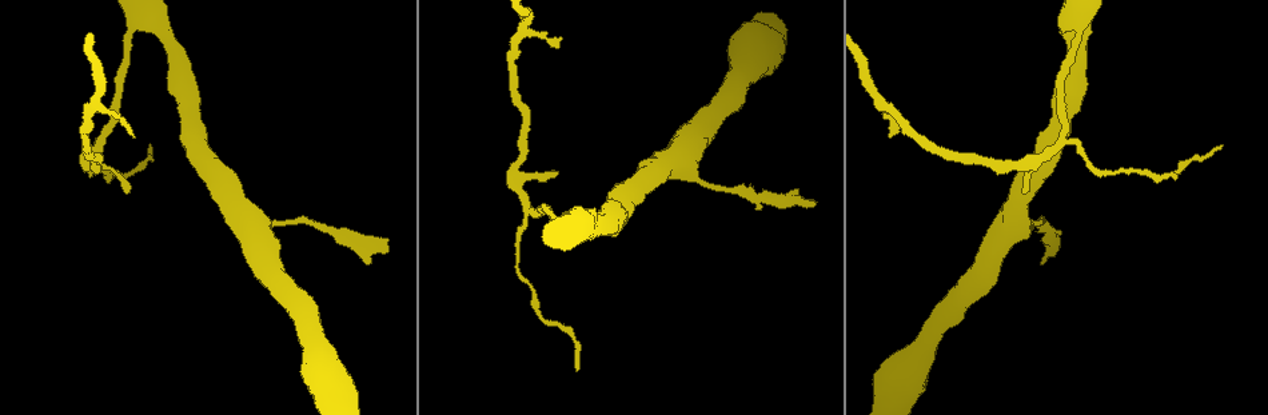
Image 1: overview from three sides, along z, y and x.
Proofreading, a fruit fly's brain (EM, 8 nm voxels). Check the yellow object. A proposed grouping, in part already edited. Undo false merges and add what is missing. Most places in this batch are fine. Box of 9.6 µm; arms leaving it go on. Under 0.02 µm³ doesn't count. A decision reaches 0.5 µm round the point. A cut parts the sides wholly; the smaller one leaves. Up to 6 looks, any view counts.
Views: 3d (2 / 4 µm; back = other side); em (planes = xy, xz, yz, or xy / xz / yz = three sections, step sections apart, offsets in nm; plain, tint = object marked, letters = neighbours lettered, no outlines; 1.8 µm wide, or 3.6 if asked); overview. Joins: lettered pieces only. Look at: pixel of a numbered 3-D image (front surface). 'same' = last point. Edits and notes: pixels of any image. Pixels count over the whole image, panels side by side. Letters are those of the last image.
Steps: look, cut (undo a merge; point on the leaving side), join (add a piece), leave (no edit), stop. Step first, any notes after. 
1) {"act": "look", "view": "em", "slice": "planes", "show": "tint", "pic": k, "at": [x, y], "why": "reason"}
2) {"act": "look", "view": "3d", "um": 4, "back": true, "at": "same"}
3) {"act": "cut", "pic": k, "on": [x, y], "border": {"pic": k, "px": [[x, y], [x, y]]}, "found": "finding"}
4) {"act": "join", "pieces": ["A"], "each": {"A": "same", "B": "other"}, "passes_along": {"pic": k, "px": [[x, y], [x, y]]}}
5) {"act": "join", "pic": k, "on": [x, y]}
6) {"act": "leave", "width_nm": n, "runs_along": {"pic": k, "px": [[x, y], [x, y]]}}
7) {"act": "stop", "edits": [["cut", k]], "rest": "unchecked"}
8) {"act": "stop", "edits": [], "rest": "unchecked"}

{"act": "look", "view": "em", "slice": "yz", "step": 16, "show": "letters", "pic": 1, "at": [580, 367], "why": "long arm stops here"}

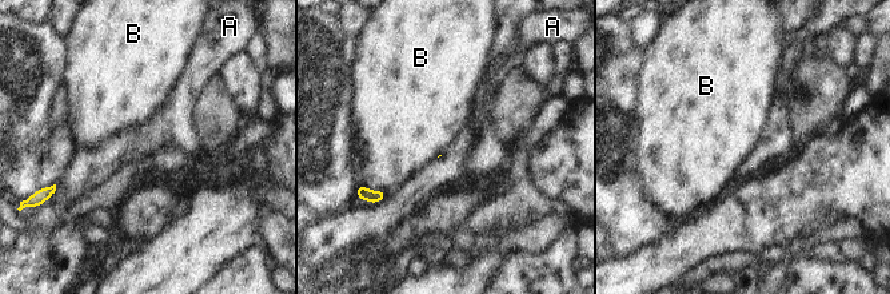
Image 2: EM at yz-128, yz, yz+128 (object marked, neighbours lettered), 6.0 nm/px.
{"act": "look", "view": "em", "slice": "planes", "show": "letters", "at": "same"}

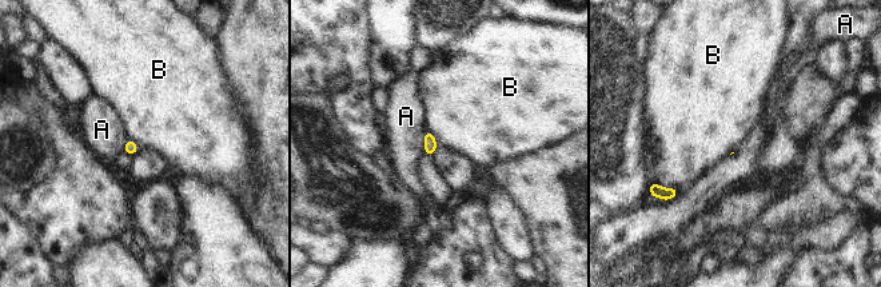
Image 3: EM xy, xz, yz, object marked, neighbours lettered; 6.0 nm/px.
{"act": "leave", "each": {"A": "other", "B": "other"}, "border": {"pic": 3, "px": [[654, 182], [680, 191]]}, "found": "no lettered piece goes on from it"}

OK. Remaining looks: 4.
{"act": "look", "view": "3d", "um": 4, "pic": 1, "at": [136, 19], "why": "sharp bend"}

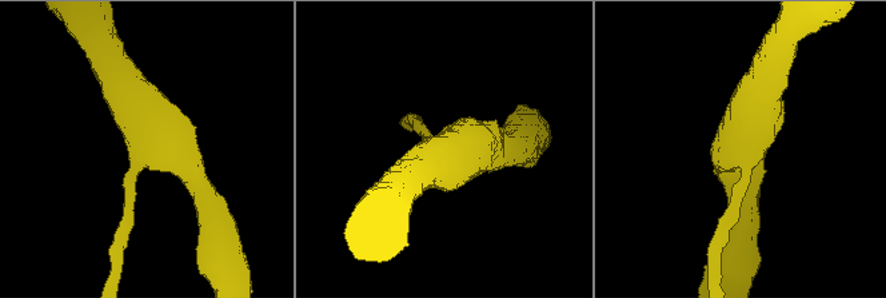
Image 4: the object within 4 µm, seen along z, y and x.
{"act": "look", "view": "em", "um": 3.6, "slice": "planes", "show": "tint", "pic": 4, "at": [143, 154]}

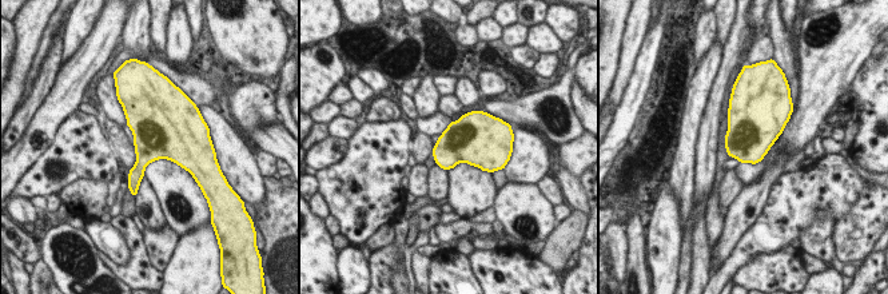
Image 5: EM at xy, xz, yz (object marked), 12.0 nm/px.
{"act": "look", "view": "em", "um": 3.6, "slice": "planes", "show": "letters", "at": "same"}

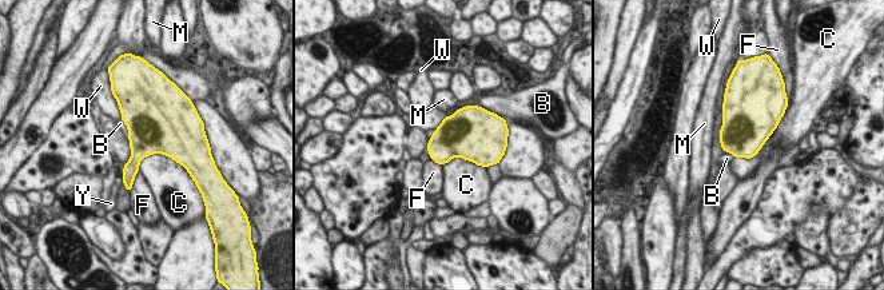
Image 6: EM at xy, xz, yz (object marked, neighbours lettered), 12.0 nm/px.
{"act": "leave", "each": {"B": "other", "C": "other", "F": "other", "M": "other", "W": "other", "Y": "other"}, "border": {"pic": 6, "px": [[122, 119], [128, 138]]}, "found": "all the same neuron"}

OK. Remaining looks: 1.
{"act": "stop", "edits": [], "rest": "unchecked"}

